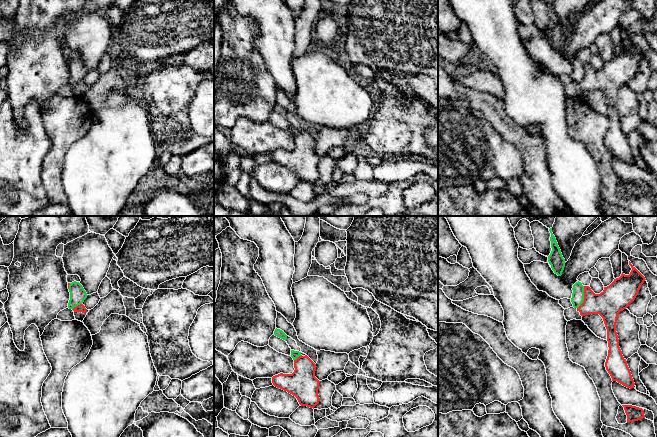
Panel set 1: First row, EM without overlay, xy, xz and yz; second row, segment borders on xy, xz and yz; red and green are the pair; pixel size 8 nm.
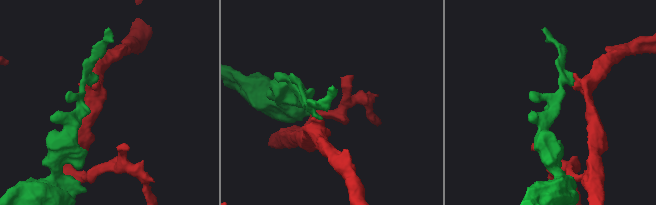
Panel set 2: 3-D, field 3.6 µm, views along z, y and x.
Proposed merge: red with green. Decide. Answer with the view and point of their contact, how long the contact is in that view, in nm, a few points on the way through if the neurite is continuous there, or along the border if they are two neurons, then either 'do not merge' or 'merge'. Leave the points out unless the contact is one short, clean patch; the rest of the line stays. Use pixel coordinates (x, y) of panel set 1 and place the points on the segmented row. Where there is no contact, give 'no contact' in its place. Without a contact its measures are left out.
yz (584, 297) | 190 nm | along yz (584, 286), (584, 300), (577, 308) | do not merge

